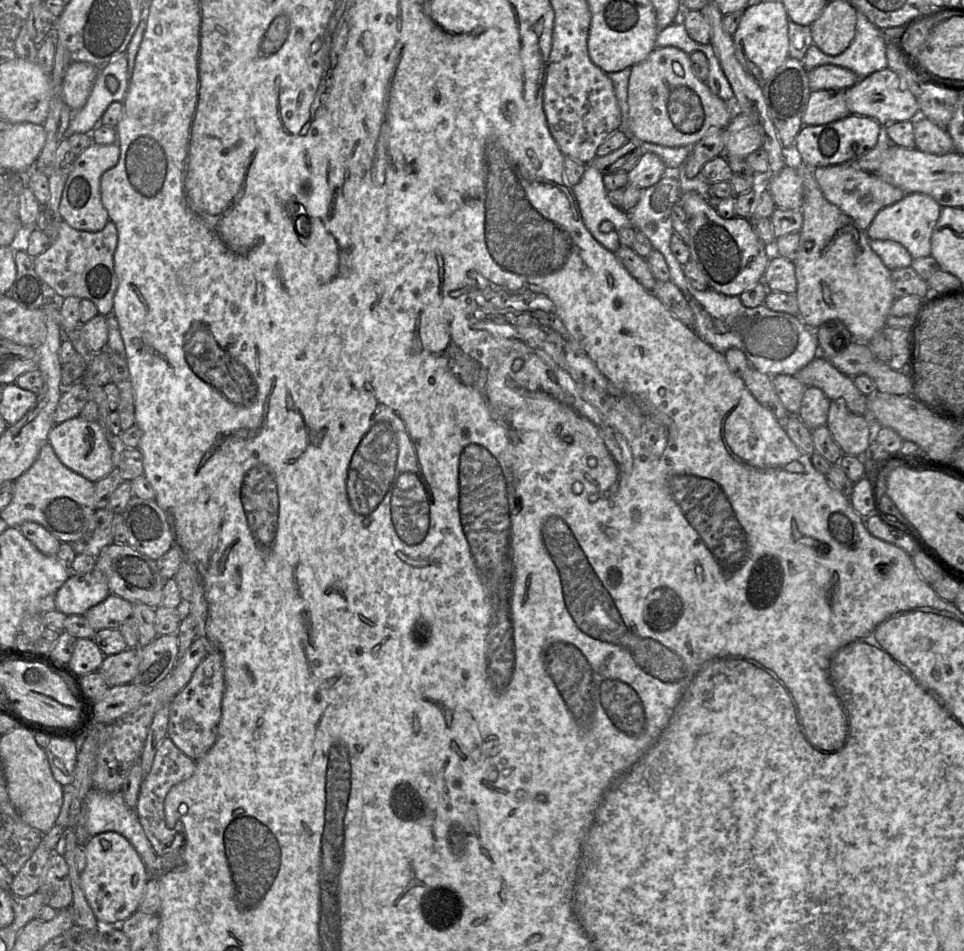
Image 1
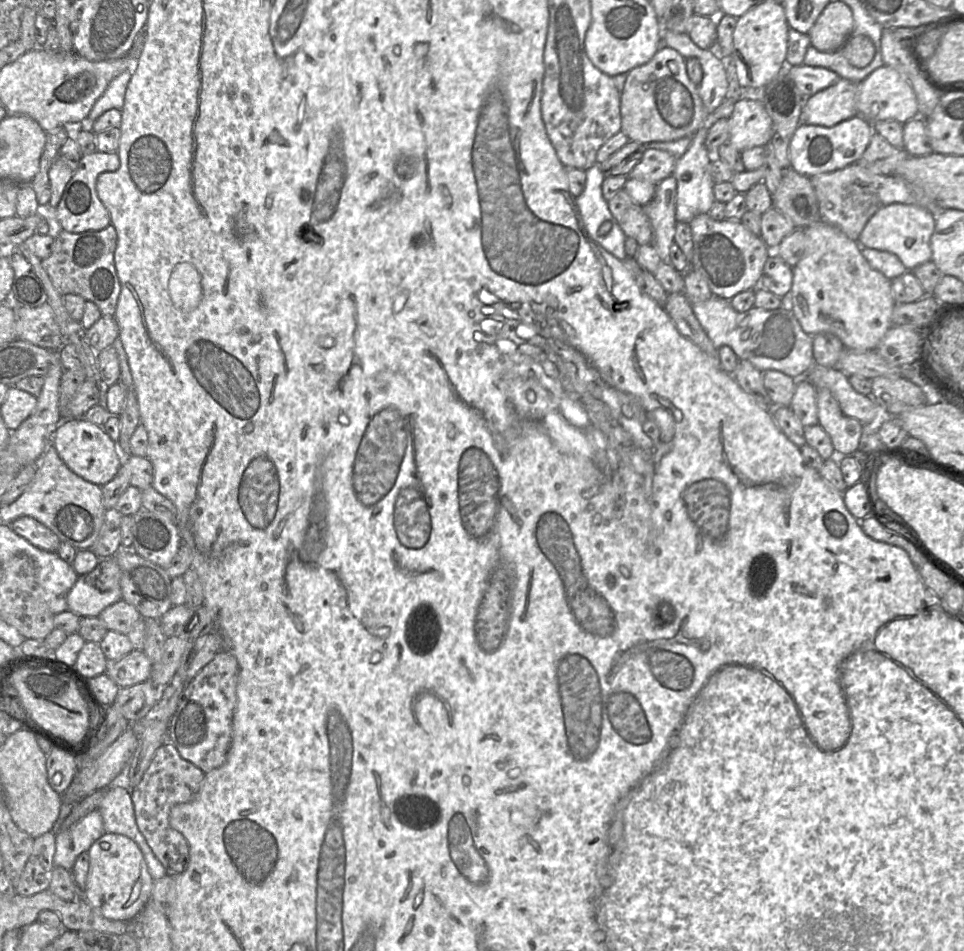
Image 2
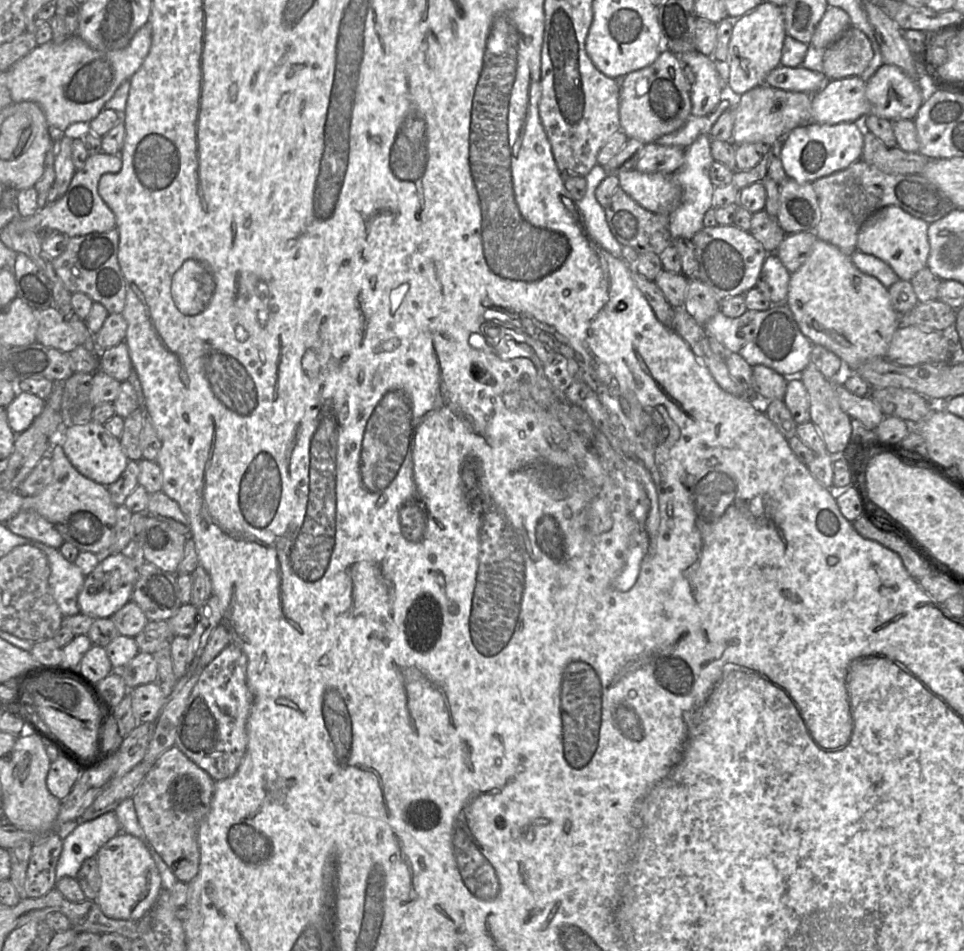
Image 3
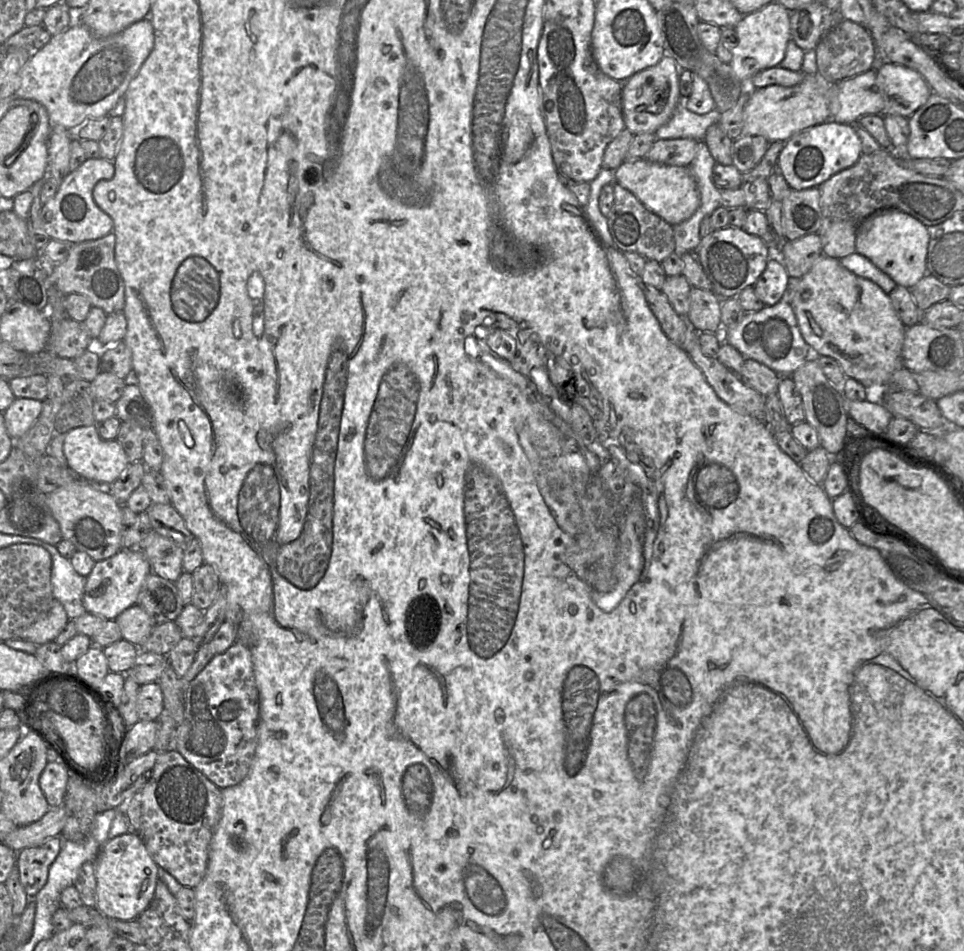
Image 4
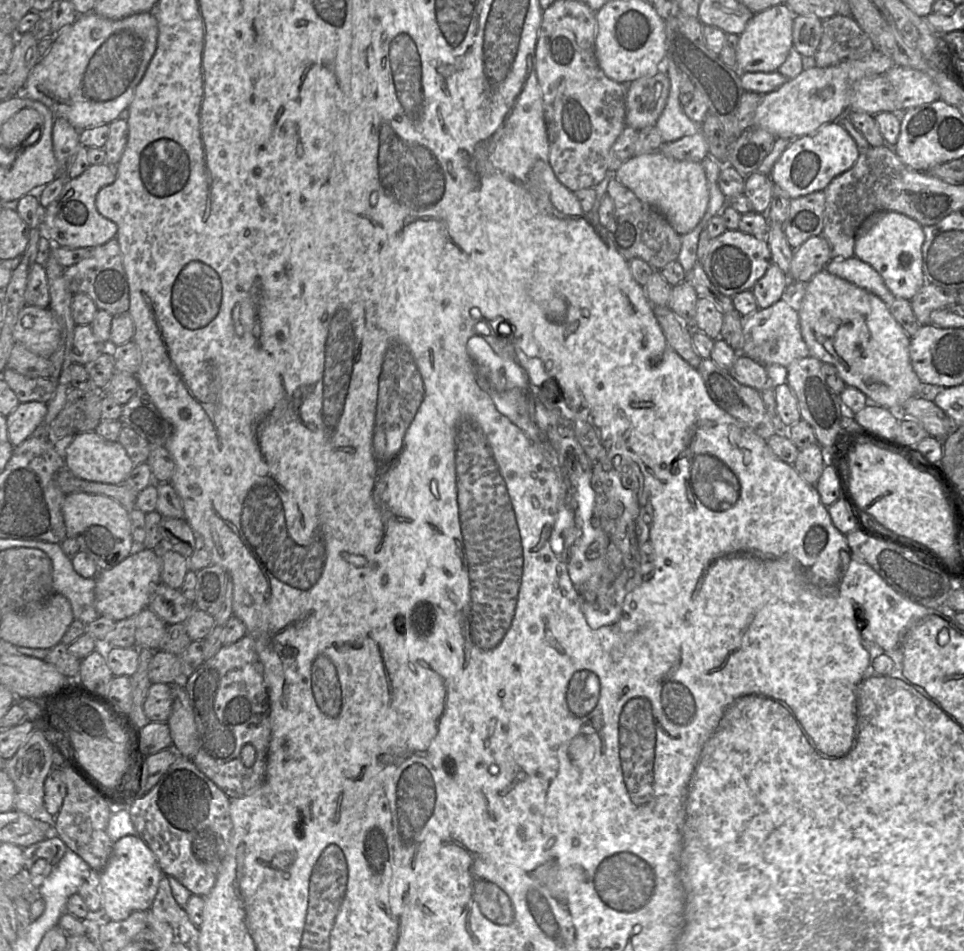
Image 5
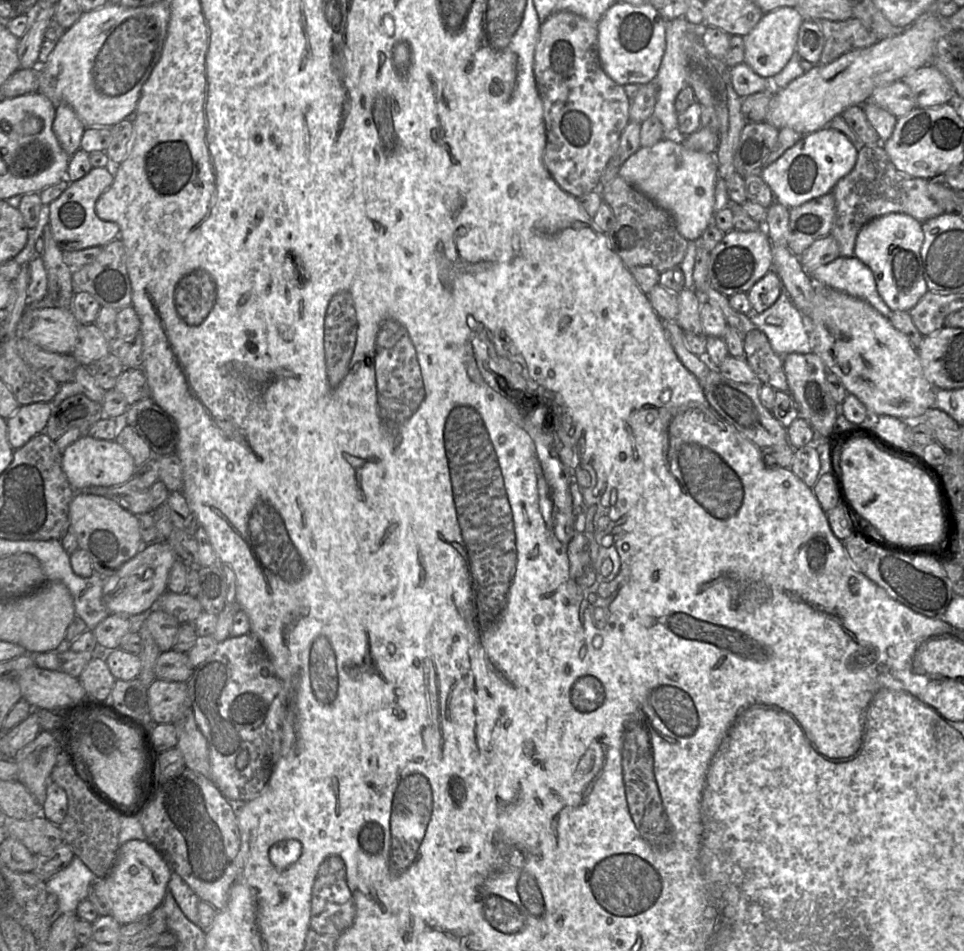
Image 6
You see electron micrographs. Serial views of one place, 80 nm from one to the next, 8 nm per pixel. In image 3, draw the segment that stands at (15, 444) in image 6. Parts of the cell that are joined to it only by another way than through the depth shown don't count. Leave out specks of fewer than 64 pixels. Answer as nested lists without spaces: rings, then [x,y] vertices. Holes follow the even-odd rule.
[[[18,391],[14,400],[5,408],[8,424],[16,436],[27,430],[44,408],[45,400]]]

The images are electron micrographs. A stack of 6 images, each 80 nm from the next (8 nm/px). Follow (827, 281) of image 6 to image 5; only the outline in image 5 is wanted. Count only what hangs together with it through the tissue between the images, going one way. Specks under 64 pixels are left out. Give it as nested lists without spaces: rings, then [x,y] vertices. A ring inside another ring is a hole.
[[[857,257],[832,259],[826,265],[825,270],[877,295],[889,309],[893,305],[896,297],[887,288],[881,275]]]

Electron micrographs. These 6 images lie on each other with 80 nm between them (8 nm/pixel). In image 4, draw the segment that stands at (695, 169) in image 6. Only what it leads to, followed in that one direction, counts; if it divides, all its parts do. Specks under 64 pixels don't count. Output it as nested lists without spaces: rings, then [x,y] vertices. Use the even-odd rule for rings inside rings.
[[[646,158],[624,161],[614,171],[615,182],[629,190],[650,211],[671,226],[689,219],[700,206],[700,193],[689,167],[651,162]]]

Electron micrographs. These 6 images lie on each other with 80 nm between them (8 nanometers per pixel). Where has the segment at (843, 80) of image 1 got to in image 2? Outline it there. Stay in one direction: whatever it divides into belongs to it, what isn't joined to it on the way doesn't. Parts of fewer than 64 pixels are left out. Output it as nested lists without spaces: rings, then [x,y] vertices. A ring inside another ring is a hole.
[[[788,66],[788,72],[798,90],[808,97],[833,85],[841,78],[836,72],[820,66]]]

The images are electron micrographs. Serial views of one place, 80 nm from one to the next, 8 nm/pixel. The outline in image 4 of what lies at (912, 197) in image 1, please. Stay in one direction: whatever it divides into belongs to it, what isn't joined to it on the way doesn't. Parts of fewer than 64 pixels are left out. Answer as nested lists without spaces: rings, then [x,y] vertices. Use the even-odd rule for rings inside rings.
[[[890,208],[880,210],[862,222],[857,231],[855,251],[890,276],[897,285],[910,289],[927,273],[928,244],[927,226],[901,210]]]

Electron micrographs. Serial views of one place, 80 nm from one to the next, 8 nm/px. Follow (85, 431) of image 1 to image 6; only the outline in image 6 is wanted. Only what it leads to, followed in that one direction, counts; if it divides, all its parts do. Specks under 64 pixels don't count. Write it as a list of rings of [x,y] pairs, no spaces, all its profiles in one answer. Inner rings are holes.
[[[83,434],[63,451],[62,468],[76,491],[97,486],[120,486],[132,479],[137,469],[133,457],[115,440],[95,439],[88,434]]]

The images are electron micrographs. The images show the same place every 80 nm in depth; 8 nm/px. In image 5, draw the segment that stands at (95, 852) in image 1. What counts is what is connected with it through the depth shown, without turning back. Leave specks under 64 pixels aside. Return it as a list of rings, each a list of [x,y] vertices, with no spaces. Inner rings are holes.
[[[127,835],[113,843],[112,853],[100,871],[102,910],[112,921],[123,921],[138,911],[148,911],[158,891],[164,873],[158,861],[138,835]]]

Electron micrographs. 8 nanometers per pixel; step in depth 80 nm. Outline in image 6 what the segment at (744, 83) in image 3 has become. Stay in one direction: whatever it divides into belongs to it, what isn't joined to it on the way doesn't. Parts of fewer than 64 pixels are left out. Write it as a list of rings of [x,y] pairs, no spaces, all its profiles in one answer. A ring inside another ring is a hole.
[[[781,7],[764,13],[755,28],[744,39],[744,64],[757,75],[771,81],[787,65],[791,57],[797,53],[797,40],[804,17],[794,7]]]

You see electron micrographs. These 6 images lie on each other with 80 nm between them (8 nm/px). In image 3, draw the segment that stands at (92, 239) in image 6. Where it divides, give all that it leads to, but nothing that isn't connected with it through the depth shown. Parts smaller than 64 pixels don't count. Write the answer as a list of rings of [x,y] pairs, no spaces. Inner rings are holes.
[[[104,152],[90,155],[82,169],[77,170],[61,199],[54,203],[47,203],[43,208],[30,217],[17,217],[15,231],[39,232],[42,229],[52,229],[68,238],[84,236],[91,233],[104,233],[116,227],[116,219],[112,210],[103,201],[98,193],[98,184],[101,176],[106,173],[118,173],[122,167],[119,155],[110,155]]]

